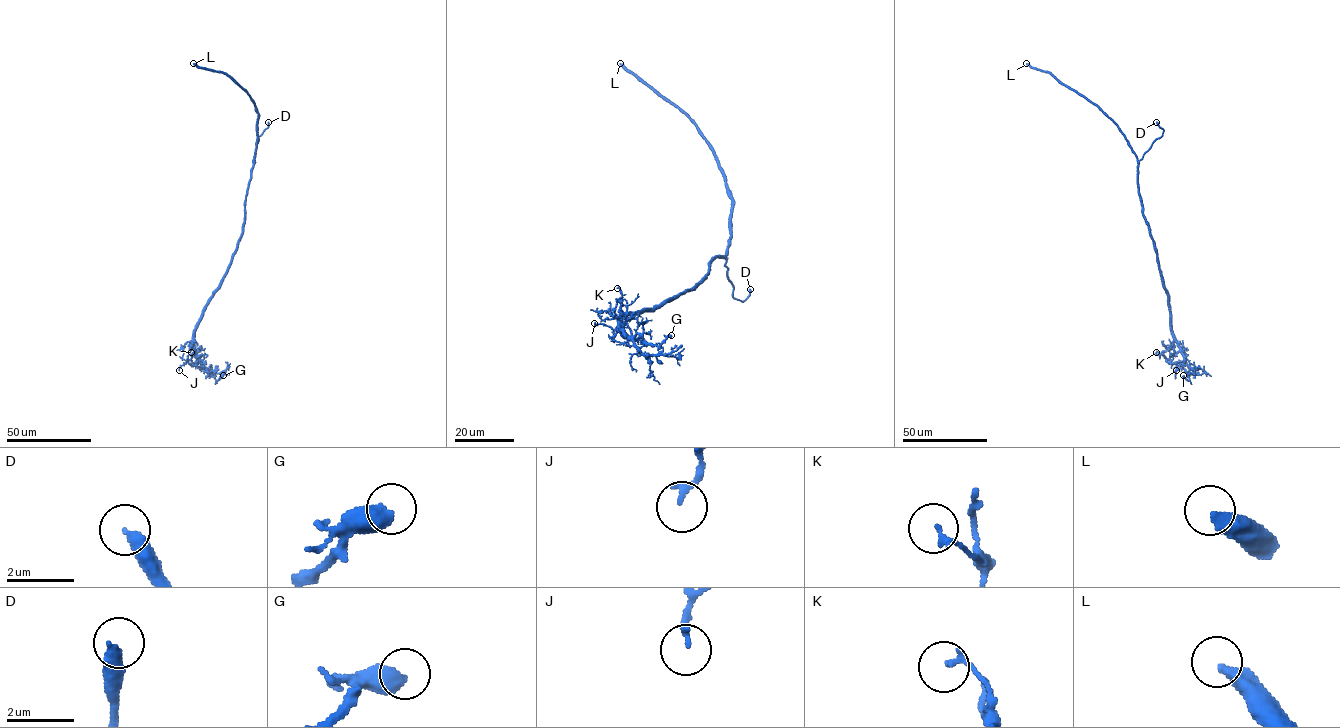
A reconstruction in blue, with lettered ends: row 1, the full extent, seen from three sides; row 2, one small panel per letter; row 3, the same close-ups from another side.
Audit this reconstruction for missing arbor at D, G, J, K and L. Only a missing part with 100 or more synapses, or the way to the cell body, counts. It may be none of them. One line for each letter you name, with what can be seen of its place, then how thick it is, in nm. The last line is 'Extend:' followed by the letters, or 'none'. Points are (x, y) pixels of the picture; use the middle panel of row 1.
D: (750, 289) | 420 nm
L: (620, 63) | 400 nm
Extend: D, L

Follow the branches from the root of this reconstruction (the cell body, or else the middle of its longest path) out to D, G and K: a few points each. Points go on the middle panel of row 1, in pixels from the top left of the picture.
D: (708, 264), (716, 256), (726, 259), (727, 277), (736, 299), (743, 301), (750, 289)
G: (708, 264), (691, 289), (656, 307), (626, 313), (620, 322), (628, 336), (639, 334), (658, 346), (671, 335)
K: (708, 264), (708, 272), (691, 289), (656, 307), (628, 312), (621, 318), (618, 317), (621, 290), (617, 288)

